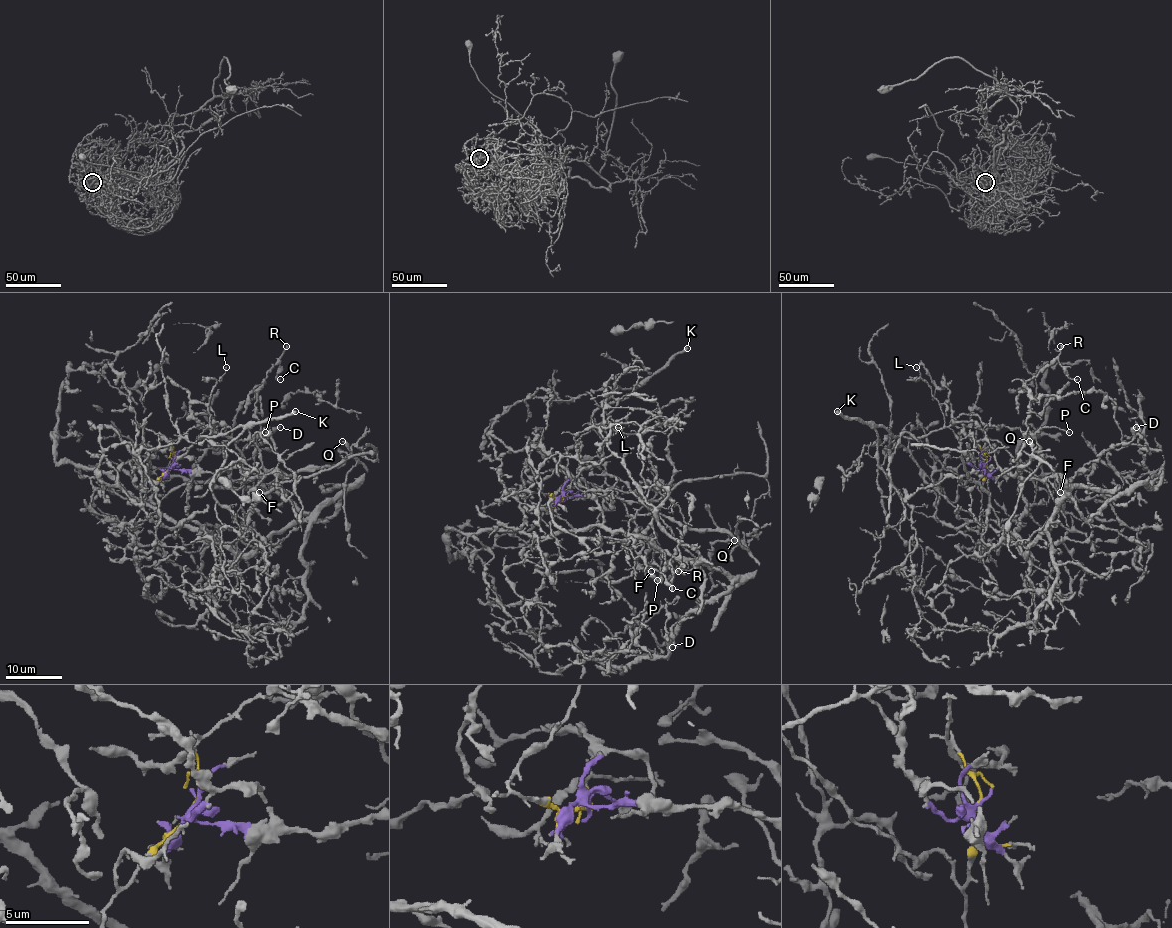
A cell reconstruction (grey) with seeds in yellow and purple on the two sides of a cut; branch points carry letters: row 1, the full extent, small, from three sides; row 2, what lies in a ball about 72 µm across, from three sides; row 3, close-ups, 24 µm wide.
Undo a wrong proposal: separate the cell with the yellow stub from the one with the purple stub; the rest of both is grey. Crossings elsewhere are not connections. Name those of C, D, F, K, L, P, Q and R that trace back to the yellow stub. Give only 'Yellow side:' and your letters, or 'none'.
Yellow side: K, L

